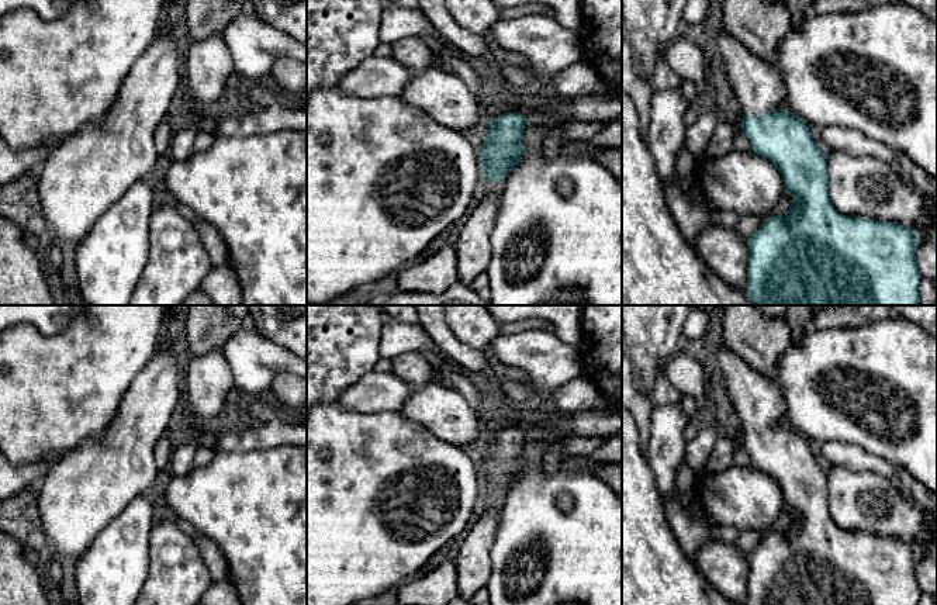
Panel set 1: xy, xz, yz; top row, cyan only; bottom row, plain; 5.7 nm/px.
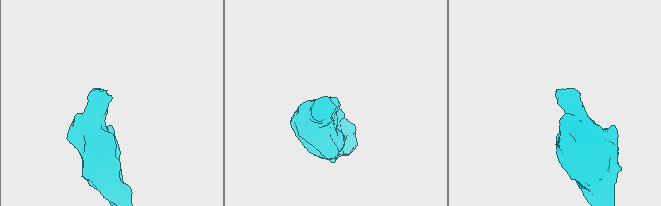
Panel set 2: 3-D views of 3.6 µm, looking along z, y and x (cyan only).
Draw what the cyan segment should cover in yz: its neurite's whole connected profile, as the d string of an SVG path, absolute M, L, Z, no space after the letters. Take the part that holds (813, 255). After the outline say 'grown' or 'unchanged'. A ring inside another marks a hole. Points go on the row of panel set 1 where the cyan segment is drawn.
M727 31L718 35L718 51L726 62L726 89L743 118L741 128L751 151L777 166L785 190L793 194L791 208L784 215L767 218L747 239L747 297L754 305L919 305L922 276L914 259L919 235L900 224L839 212L829 200L826 156L813 141L808 124L784 108L772 110L786 103L779 69L765 63Z; grown

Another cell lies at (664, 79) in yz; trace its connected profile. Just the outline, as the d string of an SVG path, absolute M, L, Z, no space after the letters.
M660 59L651 79L654 91L680 90L681 77L675 75L665 60Z

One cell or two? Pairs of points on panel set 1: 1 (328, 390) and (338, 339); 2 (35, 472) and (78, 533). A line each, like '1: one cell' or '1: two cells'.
1: one cell
2: two cells

